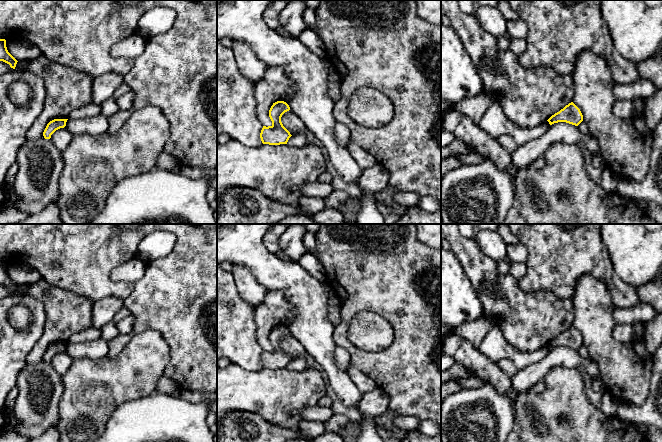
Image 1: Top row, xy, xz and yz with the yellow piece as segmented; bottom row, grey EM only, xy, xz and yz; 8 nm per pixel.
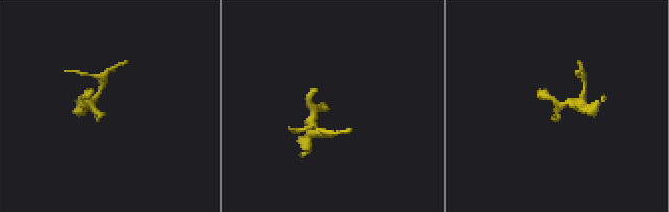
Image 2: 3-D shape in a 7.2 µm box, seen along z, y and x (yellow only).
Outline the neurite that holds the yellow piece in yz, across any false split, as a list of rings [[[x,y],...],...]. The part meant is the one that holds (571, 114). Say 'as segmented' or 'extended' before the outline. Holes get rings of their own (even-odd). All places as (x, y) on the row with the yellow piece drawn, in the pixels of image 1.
as segmented; [[[571,102],[559,112],[552,115],[547,121],[550,125],[558,122],[566,122],[578,126],[583,121],[583,115],[580,109]]]

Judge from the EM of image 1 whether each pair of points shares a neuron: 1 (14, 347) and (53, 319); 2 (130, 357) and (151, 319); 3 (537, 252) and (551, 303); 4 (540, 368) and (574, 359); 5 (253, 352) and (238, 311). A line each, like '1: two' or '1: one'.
1: two
2: two
3: two
4: one
5: one

